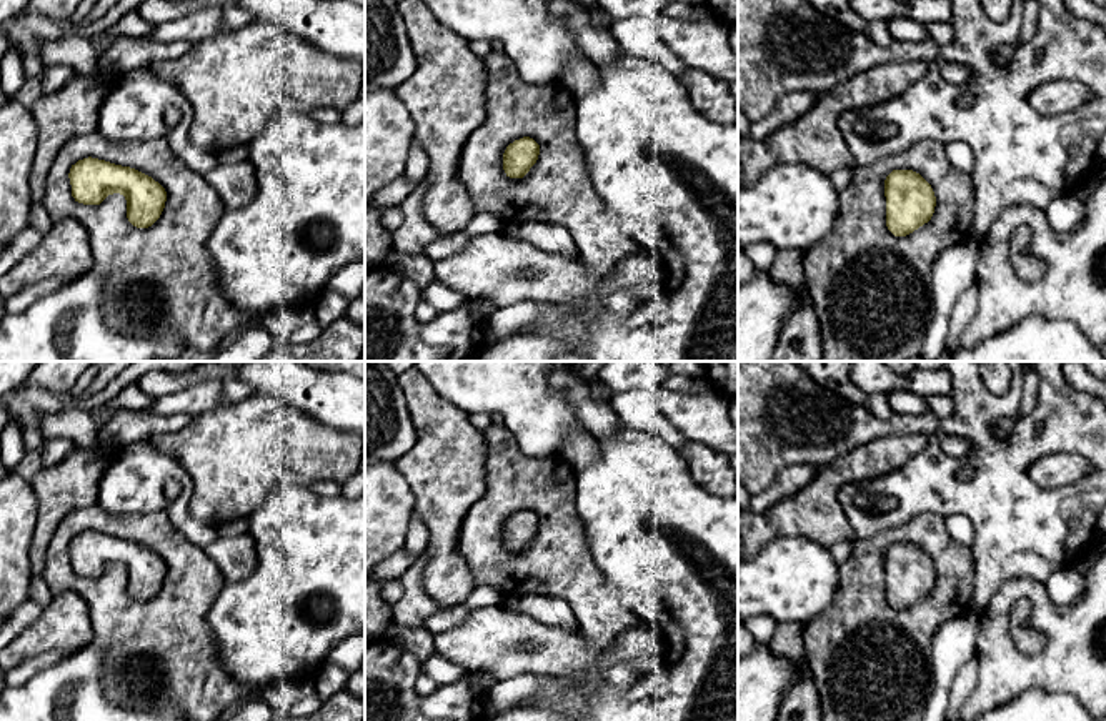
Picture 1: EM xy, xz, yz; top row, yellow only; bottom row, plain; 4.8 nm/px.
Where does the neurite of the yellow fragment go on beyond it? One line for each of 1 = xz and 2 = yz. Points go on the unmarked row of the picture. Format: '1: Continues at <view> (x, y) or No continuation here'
1: No continuation here
2: No continuation here

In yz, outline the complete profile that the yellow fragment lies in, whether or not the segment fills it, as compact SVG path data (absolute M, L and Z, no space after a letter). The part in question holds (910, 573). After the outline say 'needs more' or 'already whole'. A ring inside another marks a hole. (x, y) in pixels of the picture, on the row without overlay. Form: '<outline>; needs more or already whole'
M893 543L884 553L886 599L894 609L906 609L928 596L936 569L931 558L913 543Z; already whole

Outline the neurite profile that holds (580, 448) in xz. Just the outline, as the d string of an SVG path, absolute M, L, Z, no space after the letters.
M586 431L566 435L561 446L561 458L570 463L575 471L595 465L600 458L596 438Z

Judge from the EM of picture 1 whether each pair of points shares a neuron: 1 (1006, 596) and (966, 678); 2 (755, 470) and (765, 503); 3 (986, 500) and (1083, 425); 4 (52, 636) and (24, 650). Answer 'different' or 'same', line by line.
1: different
2: different
3: same
4: same

